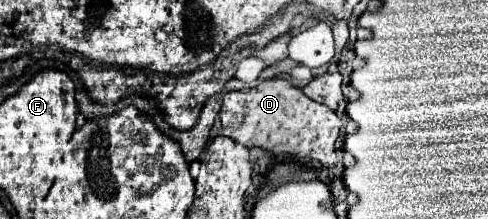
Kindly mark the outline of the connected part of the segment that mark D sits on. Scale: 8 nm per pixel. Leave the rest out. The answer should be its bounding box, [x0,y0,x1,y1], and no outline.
[220,78,340,166]

